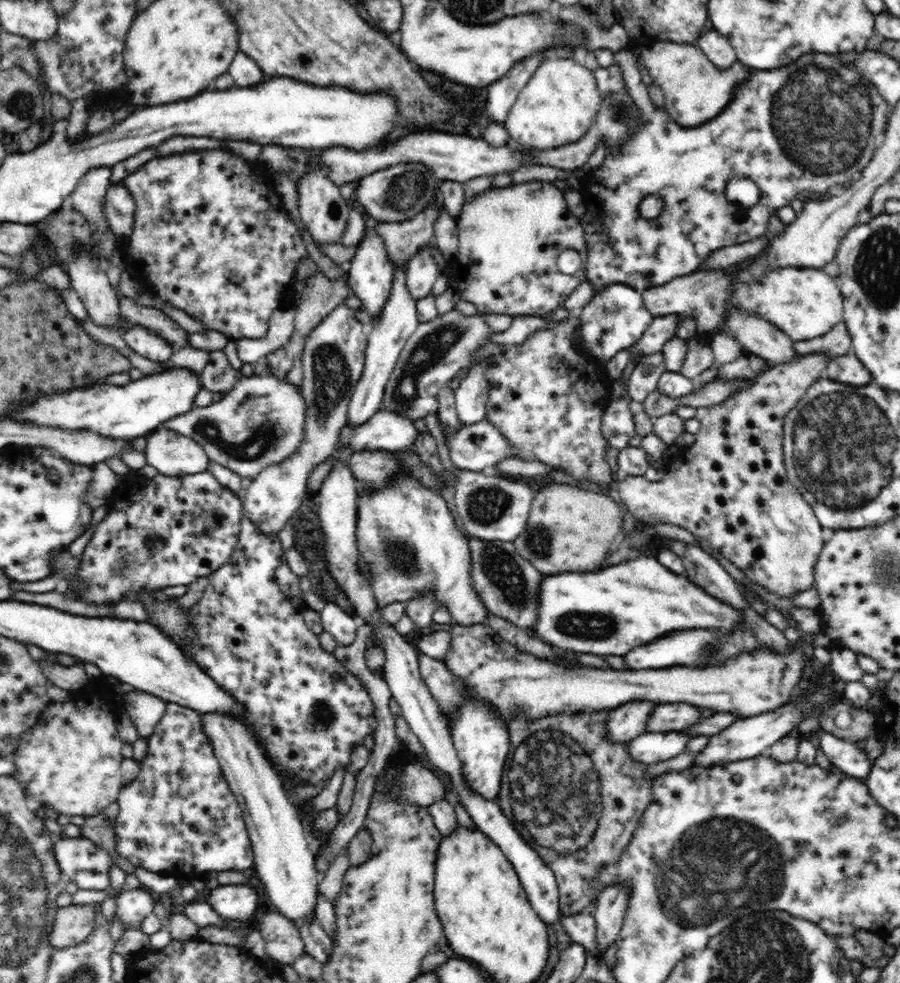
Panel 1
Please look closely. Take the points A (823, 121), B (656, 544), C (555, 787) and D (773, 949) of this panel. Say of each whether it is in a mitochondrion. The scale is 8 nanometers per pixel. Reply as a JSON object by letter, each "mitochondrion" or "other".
{"A":"mitochondrion","B":"other","C":"mitochondrion","D":"mitochondrion"}

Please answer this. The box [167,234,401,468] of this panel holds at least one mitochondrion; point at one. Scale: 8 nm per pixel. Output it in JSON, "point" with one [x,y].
{"point":[332,375]}

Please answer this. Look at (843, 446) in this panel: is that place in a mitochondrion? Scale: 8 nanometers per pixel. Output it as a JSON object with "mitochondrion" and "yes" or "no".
{"mitochondrion":"yes"}

